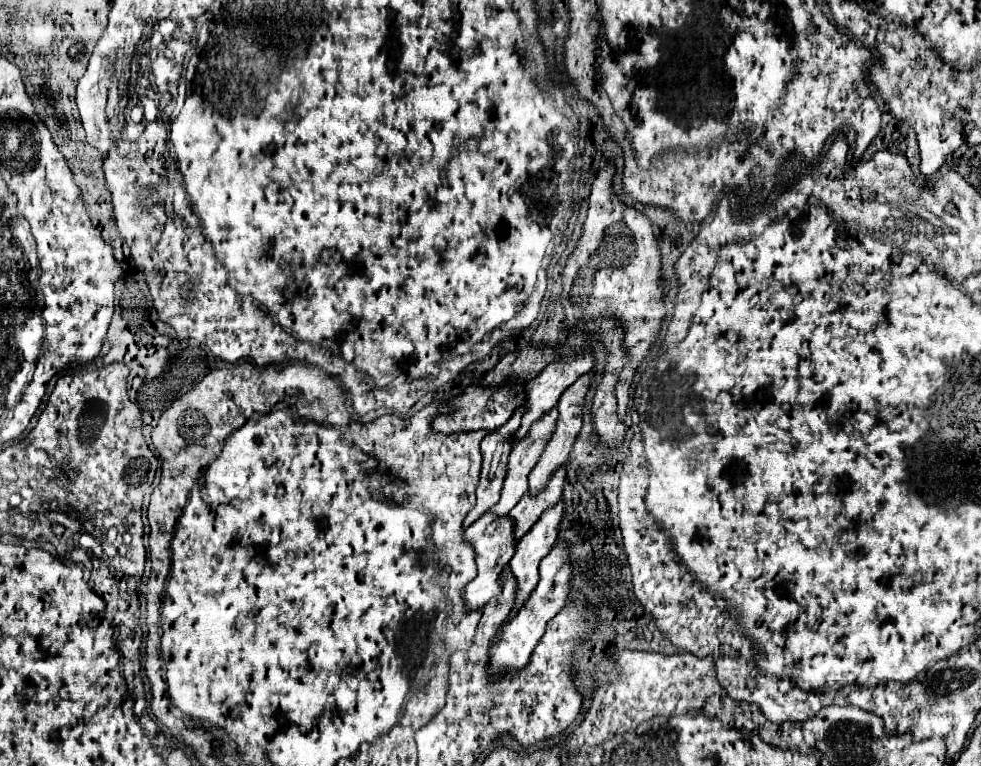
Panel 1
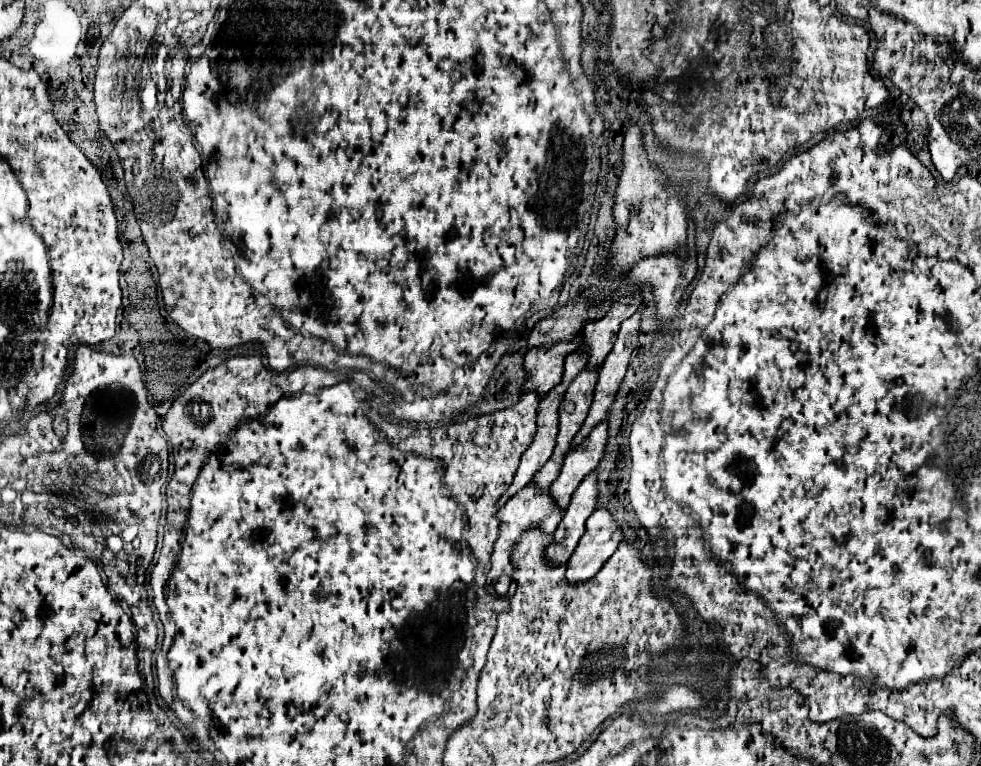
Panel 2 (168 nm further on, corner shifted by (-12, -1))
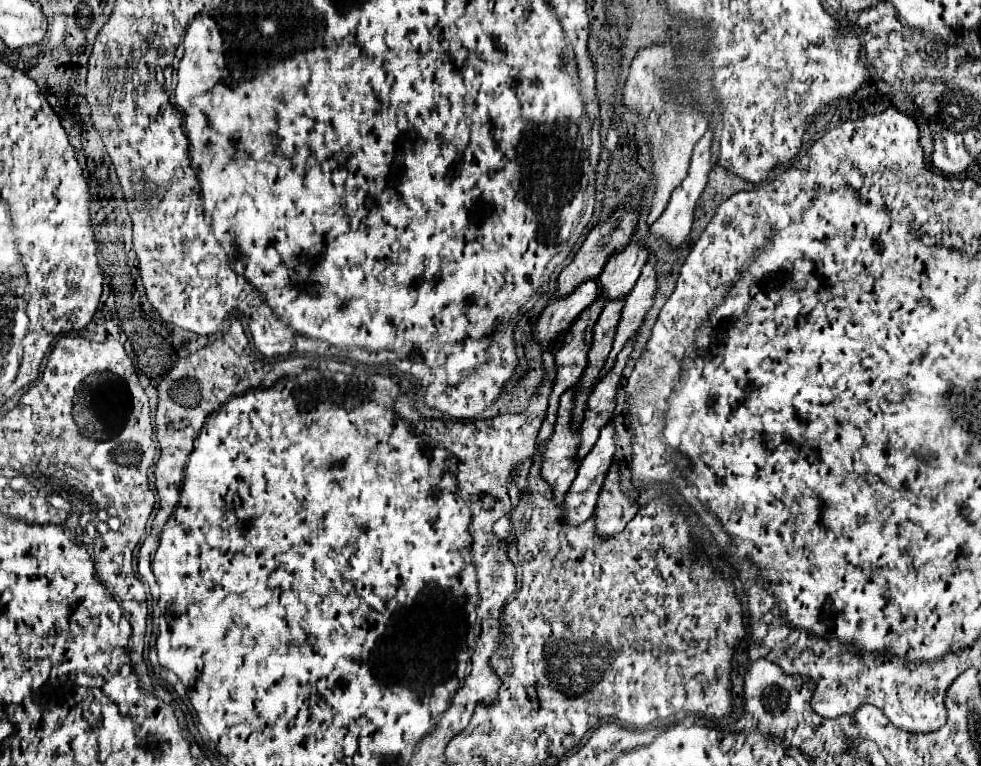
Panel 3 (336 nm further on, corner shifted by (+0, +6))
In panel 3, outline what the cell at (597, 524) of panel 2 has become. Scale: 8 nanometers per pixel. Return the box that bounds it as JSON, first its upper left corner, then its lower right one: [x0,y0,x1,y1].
[595,463,639,537]

